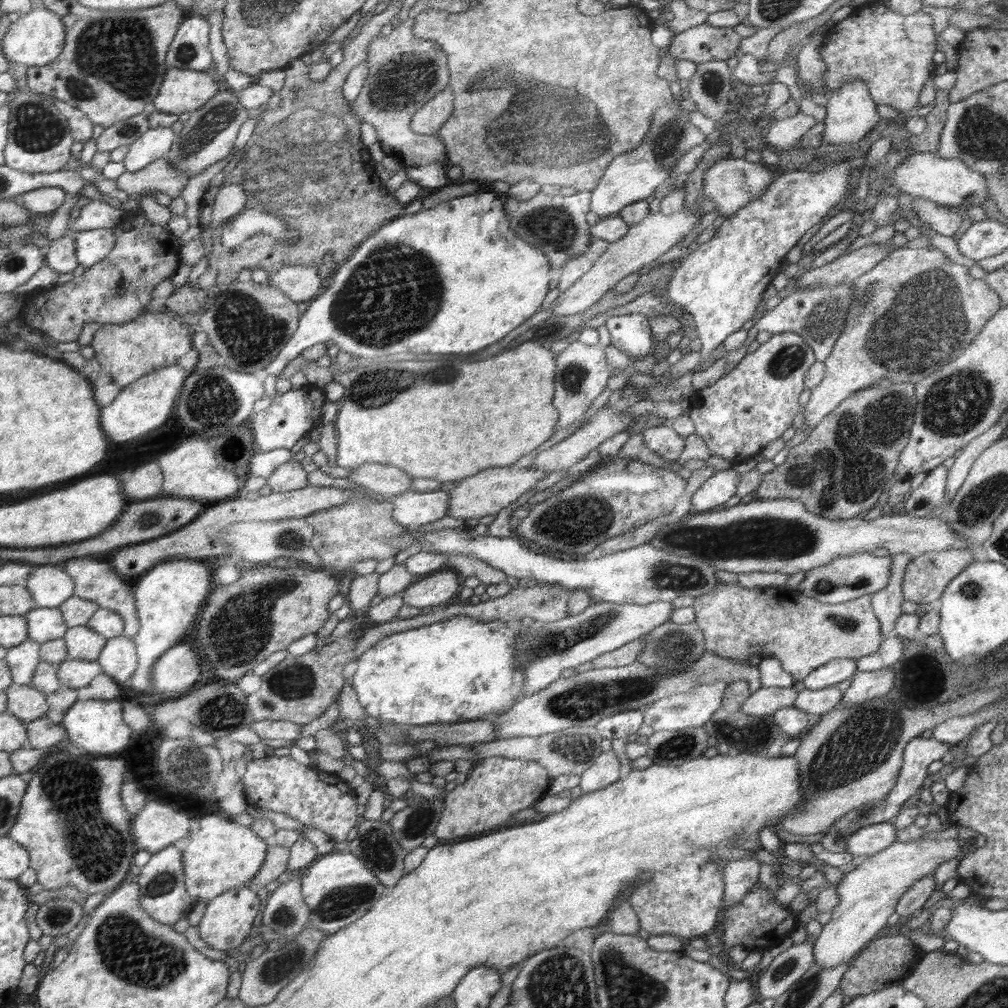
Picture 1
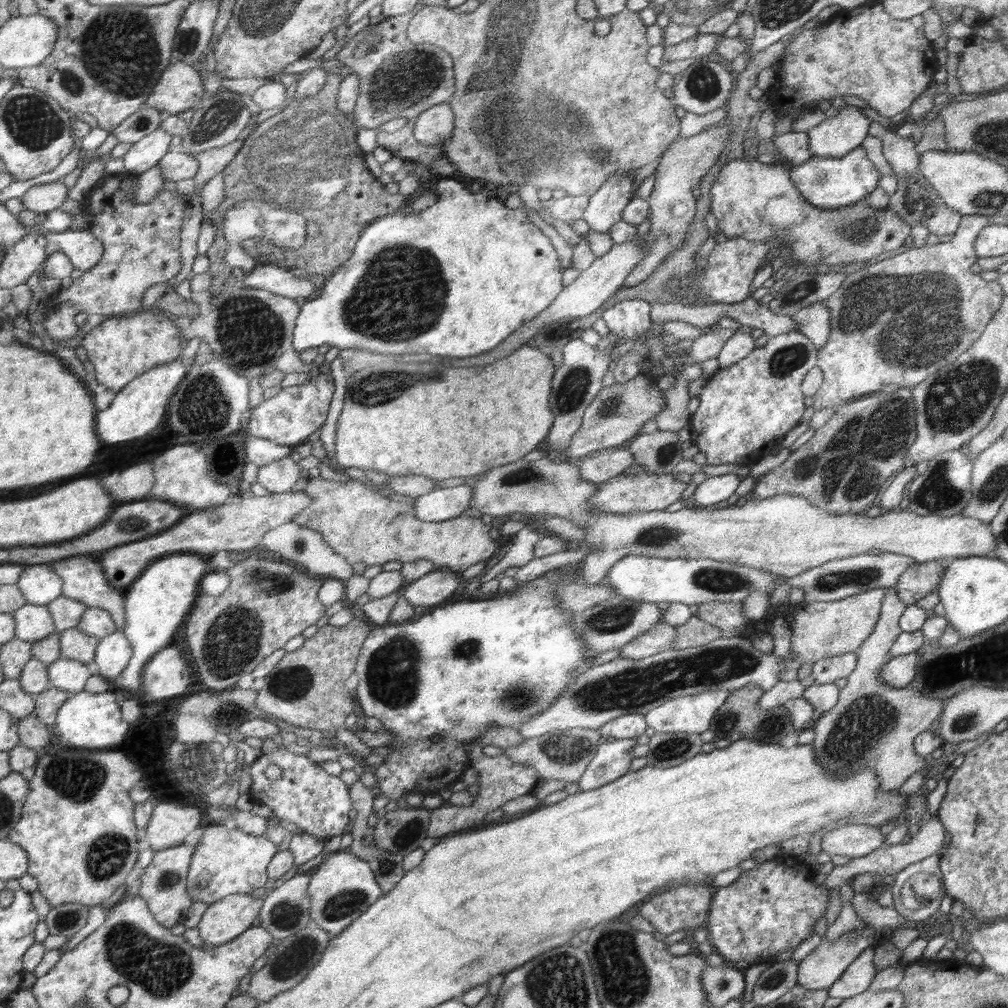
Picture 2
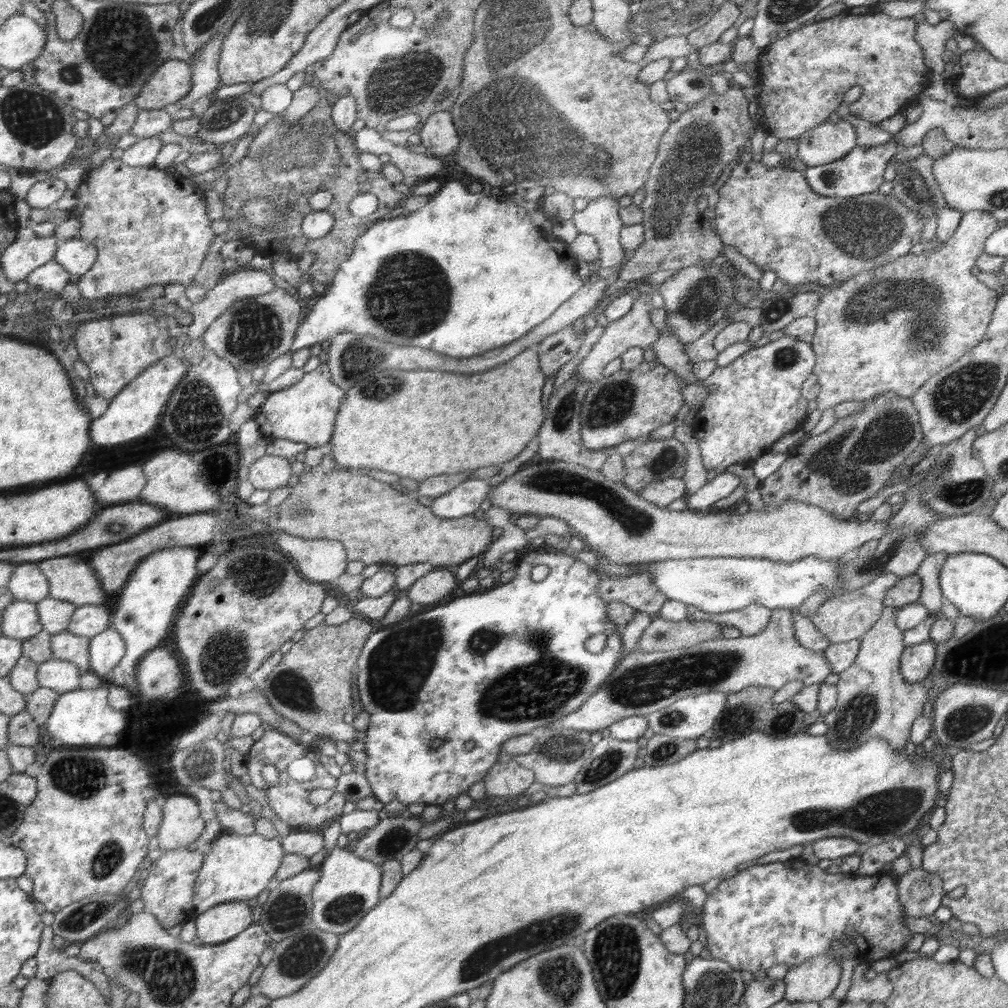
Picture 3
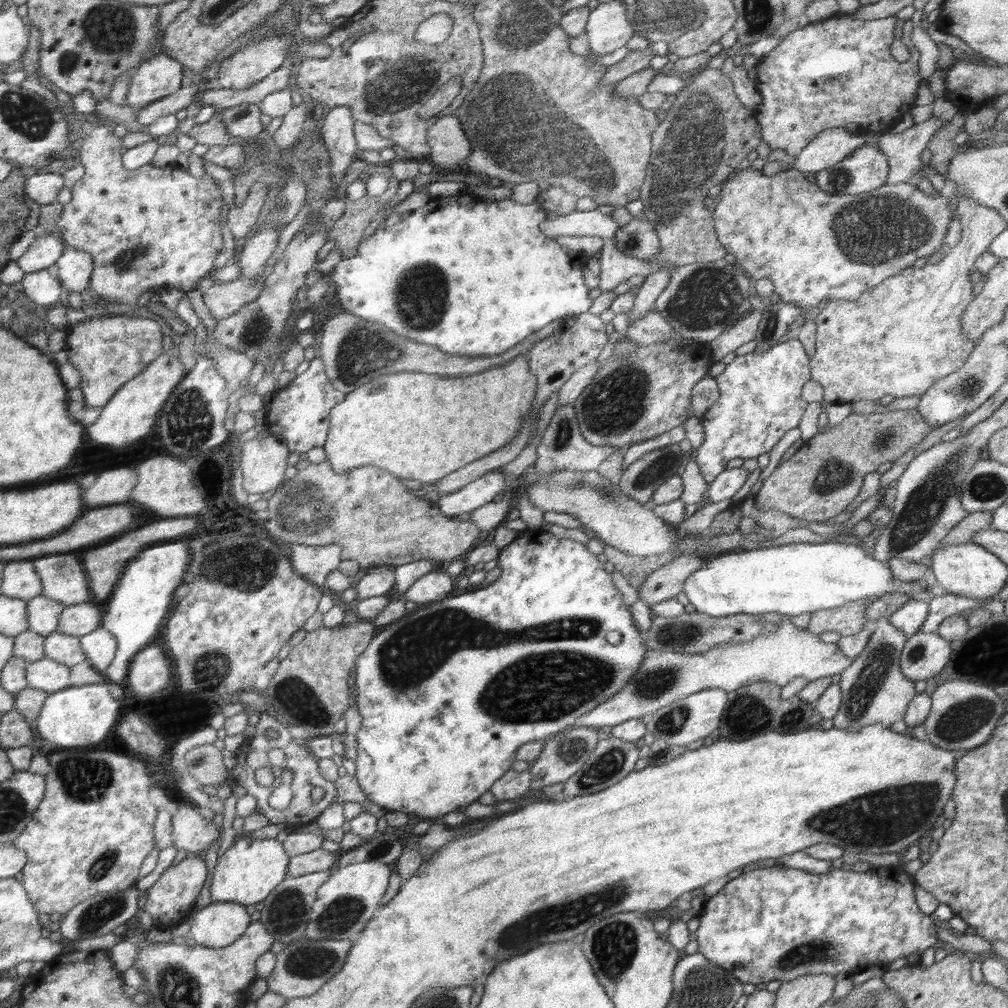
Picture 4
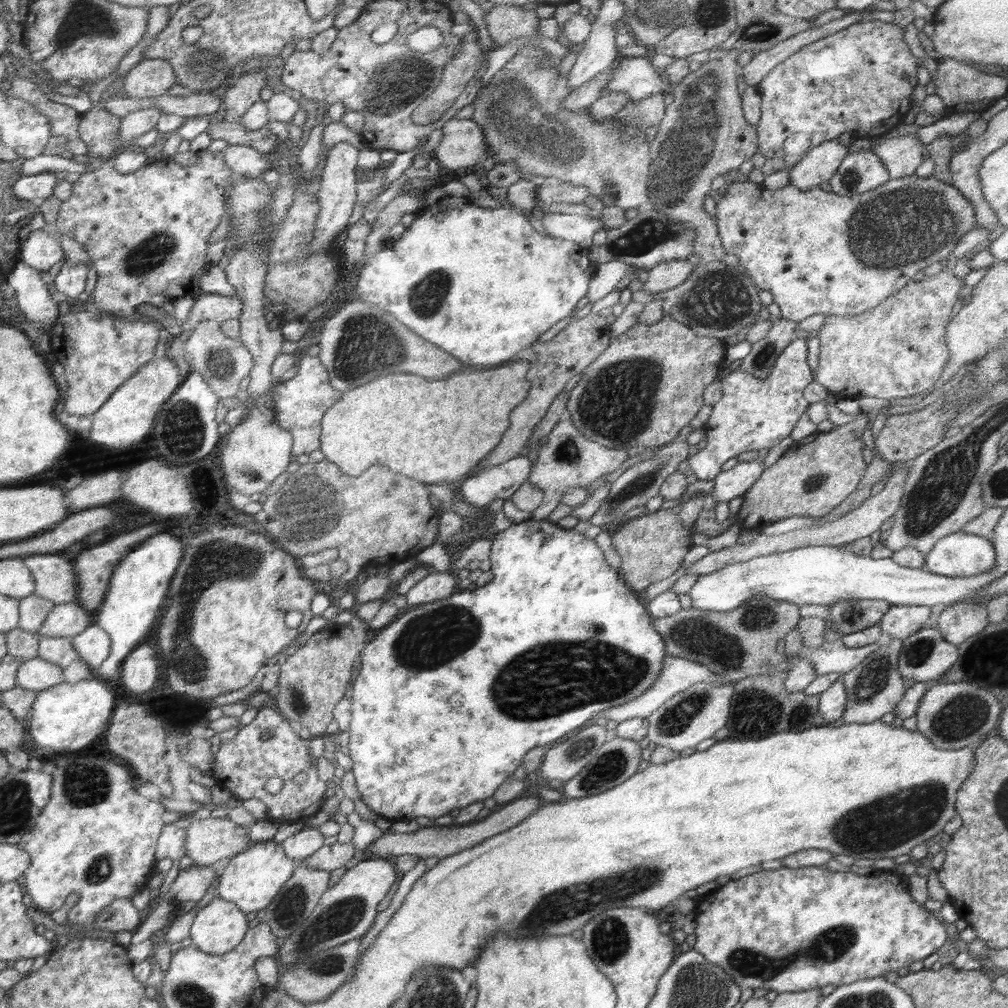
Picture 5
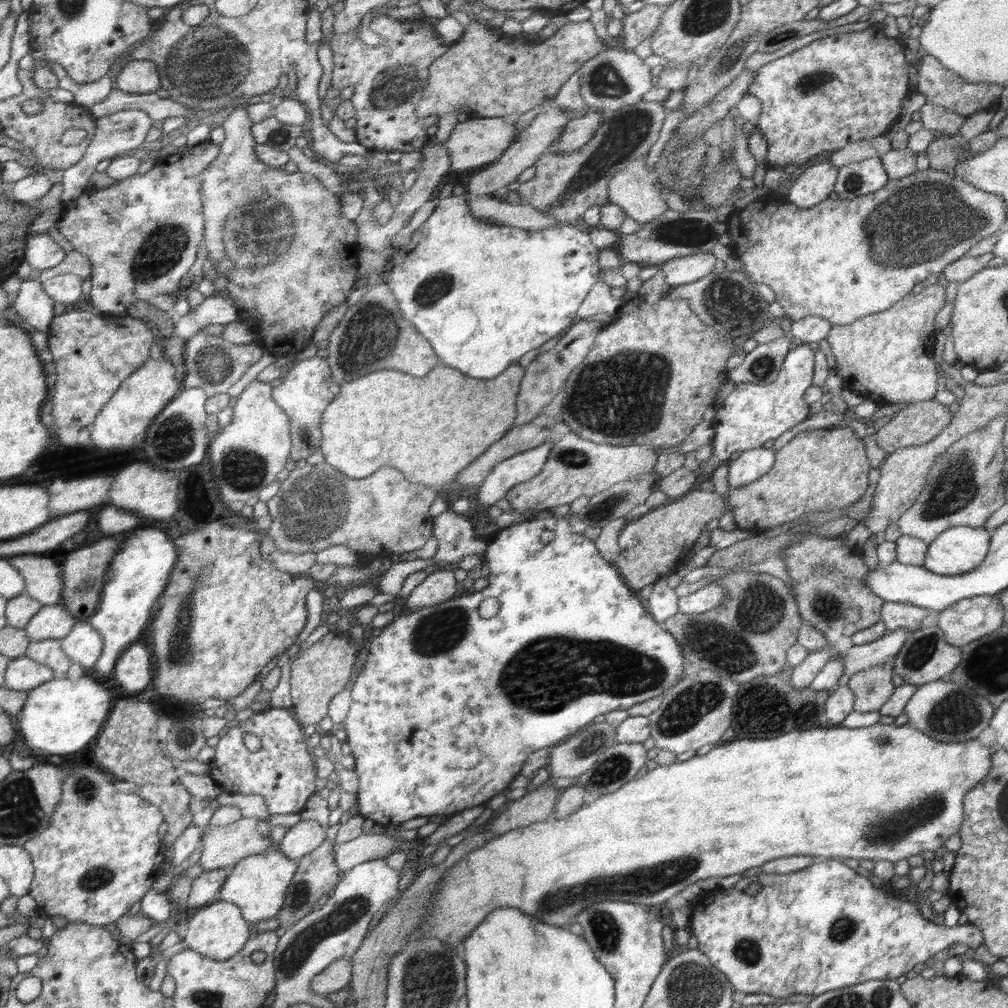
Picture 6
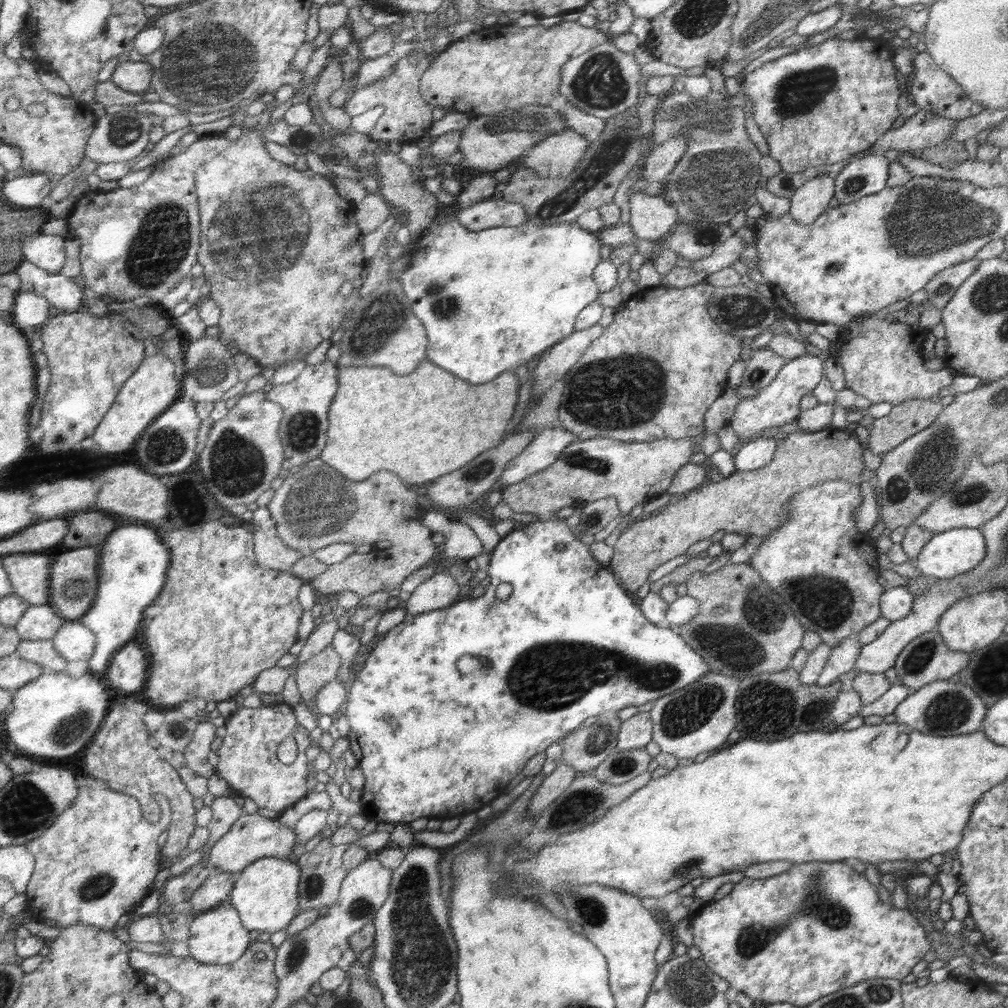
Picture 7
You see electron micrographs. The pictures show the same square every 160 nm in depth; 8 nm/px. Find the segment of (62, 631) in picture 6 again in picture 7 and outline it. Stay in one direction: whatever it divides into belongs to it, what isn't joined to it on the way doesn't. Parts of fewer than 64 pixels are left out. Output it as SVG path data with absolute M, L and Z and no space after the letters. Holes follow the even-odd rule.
M49 604L33 605L26 610L22 619L14 626L24 640L51 639L67 620Z

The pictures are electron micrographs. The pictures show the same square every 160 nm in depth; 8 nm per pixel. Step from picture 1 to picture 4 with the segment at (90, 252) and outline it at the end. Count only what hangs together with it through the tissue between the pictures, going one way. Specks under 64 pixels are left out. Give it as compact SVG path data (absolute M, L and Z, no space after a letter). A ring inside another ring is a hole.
M66 244L62 256L55 262L53 271L61 280L65 292L84 293L92 272L93 255Z

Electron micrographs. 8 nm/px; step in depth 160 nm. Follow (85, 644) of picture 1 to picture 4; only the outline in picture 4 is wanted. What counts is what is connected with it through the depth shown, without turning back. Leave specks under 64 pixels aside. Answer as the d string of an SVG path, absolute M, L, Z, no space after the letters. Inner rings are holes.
M57 630L45 636L44 653L46 657L69 667L87 659L80 647L80 637L62 634Z

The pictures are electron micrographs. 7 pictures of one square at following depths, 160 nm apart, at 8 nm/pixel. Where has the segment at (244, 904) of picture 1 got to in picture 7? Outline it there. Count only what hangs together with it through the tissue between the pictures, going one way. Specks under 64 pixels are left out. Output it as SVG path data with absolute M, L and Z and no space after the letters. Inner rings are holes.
M225 903L200 912L190 925L190 937L187 942L189 951L194 960L204 964L230 964L241 958L250 946L248 928L242 924L240 914L231 905Z

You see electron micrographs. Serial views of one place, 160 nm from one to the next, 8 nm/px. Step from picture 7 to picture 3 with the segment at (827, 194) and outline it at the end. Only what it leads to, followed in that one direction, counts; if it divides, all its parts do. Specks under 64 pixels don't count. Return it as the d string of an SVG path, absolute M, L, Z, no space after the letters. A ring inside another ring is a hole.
M833 118L799 136L798 159L807 167L831 164L847 156L857 146L854 125L841 118Z

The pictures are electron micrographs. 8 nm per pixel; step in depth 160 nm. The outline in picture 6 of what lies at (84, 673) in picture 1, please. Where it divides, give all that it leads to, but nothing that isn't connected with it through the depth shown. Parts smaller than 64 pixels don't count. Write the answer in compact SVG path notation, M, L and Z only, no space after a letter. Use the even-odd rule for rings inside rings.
M25 655L12 659L4 673L4 686L12 690L29 691L54 679L54 671Z

